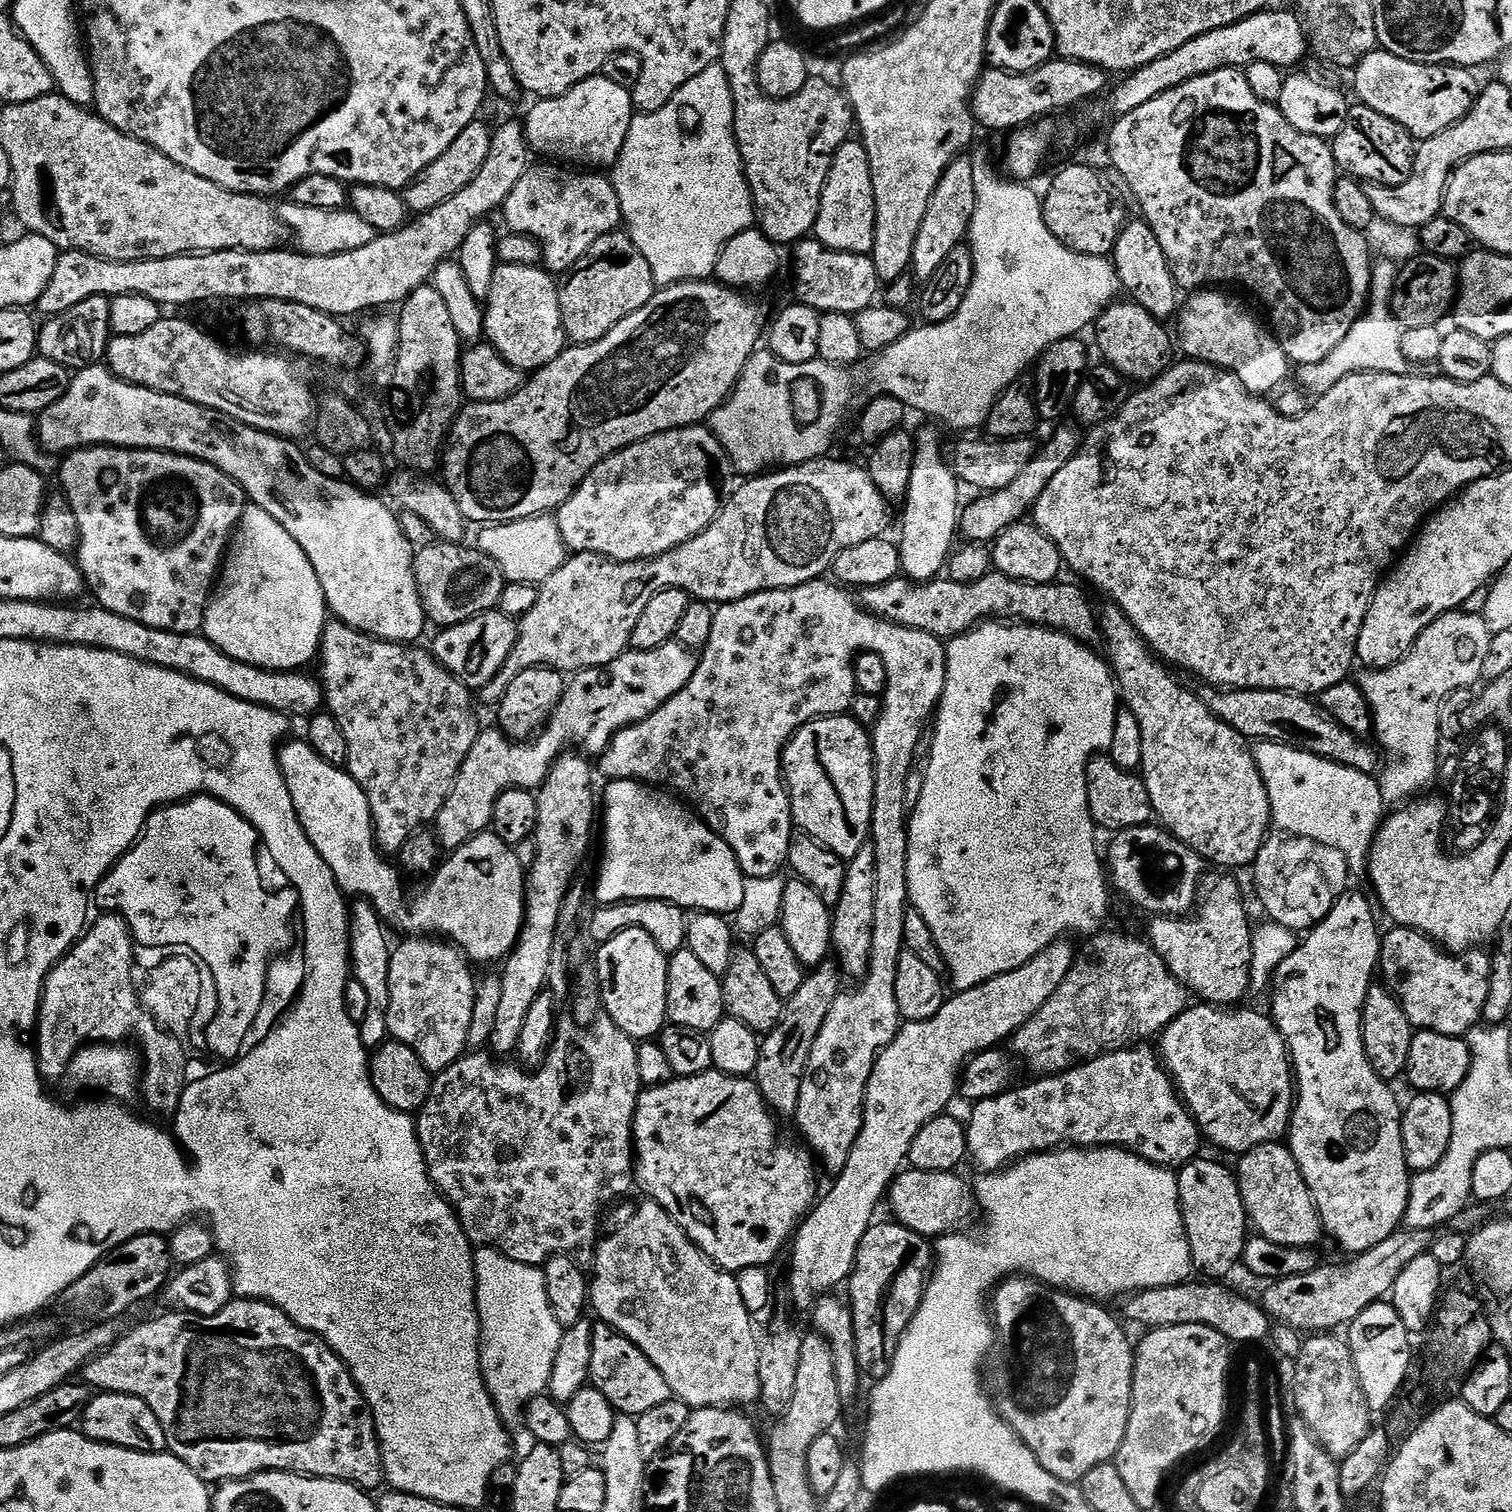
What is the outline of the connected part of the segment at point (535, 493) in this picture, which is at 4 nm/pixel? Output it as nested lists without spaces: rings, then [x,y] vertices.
[[[687,280],[681,284],[669,284],[661,287],[642,306],[642,310],[634,310],[606,338],[602,338],[593,344],[578,344],[565,347],[554,362],[550,362],[545,368],[531,373],[515,394],[505,400],[498,402],[486,402],[477,404],[468,402],[460,409],[460,415],[452,426],[451,433],[446,441],[446,447],[442,452],[442,472],[444,477],[442,483],[448,488],[458,502],[458,510],[462,510],[465,521],[476,523],[476,526],[487,526],[489,524],[513,524],[515,520],[529,520],[531,516],[543,516],[560,508],[574,494],[574,490],[584,479],[608,456],[621,452],[632,444],[642,442],[647,436],[653,436],[659,432],[668,432],[671,428],[687,428],[689,426],[700,426],[711,417],[717,408],[732,395],[736,383],[740,380],[742,370],[746,362],[757,351],[759,342],[762,340],[762,328],[760,332],[760,308],[752,300],[747,300],[743,291],[729,288],[727,284],[707,280]]]

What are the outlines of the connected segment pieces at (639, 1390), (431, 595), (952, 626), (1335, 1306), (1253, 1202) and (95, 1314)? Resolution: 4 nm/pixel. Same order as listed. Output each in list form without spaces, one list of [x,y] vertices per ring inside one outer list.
[[[603,1322],[597,1323],[592,1329],[588,1374],[591,1387],[600,1390],[615,1406],[617,1413],[626,1416],[641,1416],[646,1414],[646,1410],[654,1410],[654,1406],[662,1406],[662,1402],[673,1399],[666,1378],[662,1378],[654,1362],[650,1362],[650,1358],[646,1358],[646,1354],[642,1354],[634,1342]]]
[[[437,542],[419,549],[412,561],[416,593],[422,598],[425,617],[440,628],[466,622],[483,612],[493,611],[502,598],[504,572],[479,547],[467,548],[467,543]]]
[[[995,570],[986,578],[978,578],[978,582],[954,582],[947,578],[937,578],[927,582],[913,582],[907,578],[897,578],[890,582],[882,582],[882,586],[870,586],[859,589],[859,603],[868,612],[880,616],[892,624],[906,626],[914,630],[922,630],[926,634],[934,634],[942,641],[949,641],[963,632],[970,632],[981,622],[1023,622],[1041,628],[1051,628],[1053,632],[1064,632],[1081,642],[1095,641],[1098,636],[1098,612],[1088,601],[1083,587],[1075,588],[1072,584],[1031,584],[1025,580],[1012,580]]]
[[[1401,1226],[1394,1234],[1390,1234],[1390,1238],[1378,1242],[1378,1246],[1370,1246],[1370,1250],[1355,1253],[1349,1259],[1352,1260],[1349,1264],[1332,1264],[1329,1268],[1312,1266],[1306,1274],[1298,1274],[1285,1280],[1269,1283],[1265,1287],[1268,1289],[1264,1292],[1262,1307],[1275,1323],[1289,1324],[1301,1334],[1328,1334],[1333,1330],[1343,1329],[1352,1324],[1354,1318],[1358,1318],[1358,1314],[1366,1310],[1366,1306],[1381,1303],[1385,1298],[1391,1297],[1392,1287],[1398,1280],[1398,1274],[1402,1274],[1402,1270],[1406,1270],[1406,1266],[1410,1266],[1414,1258],[1425,1255],[1431,1249],[1433,1239],[1431,1231]]]
[[[1273,1142],[1271,1144],[1260,1144],[1254,1150],[1243,1153],[1239,1157],[1240,1168],[1235,1169],[1236,1181],[1240,1183],[1240,1193],[1242,1194],[1242,1202],[1246,1206],[1248,1211],[1248,1218],[1251,1224],[1251,1227],[1255,1229],[1257,1233],[1261,1236],[1265,1236],[1270,1242],[1278,1242],[1278,1246],[1290,1246],[1291,1248],[1302,1248],[1305,1250],[1311,1249],[1311,1244],[1316,1244],[1322,1237],[1322,1225],[1320,1222],[1320,1212],[1316,1208],[1316,1199],[1310,1194],[1310,1190],[1306,1186],[1306,1182],[1302,1178],[1302,1170],[1298,1170],[1298,1162],[1294,1158],[1294,1154],[1286,1147],[1283,1143]]]
[[[161,1233],[138,1234],[134,1238],[122,1242],[114,1250],[110,1250],[90,1271],[82,1274],[82,1278],[78,1278],[78,1282],[71,1284],[60,1295],[58,1301],[59,1311],[67,1314],[70,1318],[74,1318],[76,1315],[80,1320],[88,1320],[89,1325],[117,1321],[120,1318],[118,1316],[130,1311],[135,1304],[150,1299],[152,1294],[156,1293],[157,1295],[163,1289],[171,1273],[170,1266],[172,1267],[172,1259],[169,1254],[167,1239]]]

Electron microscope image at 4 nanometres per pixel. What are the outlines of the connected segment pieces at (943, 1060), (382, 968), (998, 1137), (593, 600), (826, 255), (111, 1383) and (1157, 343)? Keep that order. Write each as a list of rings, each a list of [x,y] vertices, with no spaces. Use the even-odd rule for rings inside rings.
[[[1068,938],[1058,939],[1043,948],[1037,956],[1030,958],[1030,962],[1006,974],[998,974],[977,988],[949,995],[934,1018],[905,1023],[896,1033],[894,1042],[890,1042],[887,1050],[880,1053],[880,1059],[876,1061],[870,1082],[866,1086],[864,1121],[854,1142],[854,1150],[850,1150],[850,1158],[839,1176],[831,1181],[832,1189],[825,1196],[823,1193],[812,1211],[800,1221],[790,1244],[792,1269],[788,1272],[788,1288],[798,1307],[811,1309],[819,1296],[831,1293],[839,1284],[841,1287],[852,1275],[858,1246],[877,1219],[876,1207],[879,1206],[880,1199],[885,1199],[892,1181],[900,1175],[902,1165],[908,1158],[910,1142],[914,1142],[914,1134],[918,1134],[926,1122],[941,1115],[952,1099],[957,1099],[961,1072],[971,1057],[1003,1045],[1031,1016],[1038,1014],[1042,1006],[1046,1006],[1050,994],[1054,994],[1054,990],[1062,986],[1066,974],[1070,974],[1070,966],[1074,966],[1077,955],[1077,945],[1072,945]]]
[[[357,899],[348,913],[348,947],[350,949],[350,976],[366,990],[366,1014],[360,1021],[360,1037],[365,1048],[376,1050],[389,1039],[388,998],[390,996],[390,961],[388,936],[384,933],[385,921],[381,920],[374,906],[367,900]]]
[[[1133,1046],[1123,1048],[1117,1052],[1105,1052],[1095,1056],[1093,1060],[1085,1060],[1083,1064],[1078,1064],[1067,1072],[1057,1072],[1055,1076],[1045,1076],[1031,1081],[1033,1084],[1024,1084],[1021,1088],[1013,1087],[1001,1093],[1000,1096],[988,1097],[985,1100],[975,1101],[972,1117],[967,1117],[966,1127],[968,1129],[968,1156],[981,1169],[981,1173],[999,1172],[1002,1168],[1007,1168],[1009,1164],[1037,1152],[1050,1152],[1059,1150],[1065,1146],[1079,1146],[1081,1148],[1095,1148],[1097,1146],[1107,1146],[1110,1148],[1127,1148],[1129,1152],[1134,1152],[1151,1164],[1161,1166],[1183,1166],[1190,1161],[1197,1159],[1196,1152],[1202,1145],[1200,1127],[1196,1125],[1196,1120],[1192,1113],[1184,1107],[1184,1101],[1180,1098],[1180,1093],[1176,1091],[1176,1085],[1172,1082],[1172,1077],[1162,1067],[1162,1061],[1155,1051],[1152,1052],[1148,1046]]]
[[[828,459],[807,460],[804,464],[784,466],[772,470],[776,472],[745,479],[748,481],[725,499],[720,513],[710,526],[706,526],[706,530],[702,530],[702,534],[661,556],[616,562],[589,552],[569,555],[564,564],[539,585],[534,606],[519,617],[514,650],[510,650],[502,670],[498,670],[498,674],[482,689],[485,702],[489,706],[499,704],[502,694],[506,694],[506,686],[510,686],[522,670],[543,666],[555,672],[575,674],[588,668],[604,668],[614,662],[614,658],[629,651],[634,626],[638,626],[642,610],[646,610],[650,598],[662,590],[681,588],[693,601],[704,601],[711,606],[729,604],[750,594],[809,584],[831,569],[834,558],[838,558],[842,550],[861,542],[881,539],[888,528],[889,497],[874,486],[867,467],[860,465],[859,468],[844,460]]]
[[[805,238],[795,245],[792,272],[796,275],[795,299],[818,313],[841,312],[855,317],[857,312],[877,303],[882,281],[871,255],[859,256],[828,249],[815,238]]]
[[[236,1298],[213,1316],[195,1316],[189,1312],[175,1310],[165,1313],[165,1316],[156,1316],[153,1320],[130,1329],[129,1332],[127,1329],[107,1352],[100,1353],[89,1364],[84,1365],[82,1380],[92,1390],[121,1392],[134,1398],[142,1398],[142,1402],[146,1402],[146,1406],[154,1410],[154,1418],[162,1422],[162,1430],[168,1443],[167,1451],[186,1462],[186,1466],[190,1466],[190,1470],[194,1470],[194,1474],[198,1474],[201,1480],[209,1485],[219,1486],[229,1480],[241,1480],[259,1472],[297,1472],[299,1476],[341,1480],[365,1490],[373,1490],[372,1488],[378,1487],[380,1483],[385,1483],[384,1460],[380,1457],[380,1439],[376,1433],[372,1411],[369,1410],[360,1387],[354,1382],[340,1355],[323,1338],[298,1326],[281,1308],[267,1304],[265,1300]]]
[[[1113,302],[1096,317],[1094,321],[1094,329],[1096,328],[1096,344],[1100,347],[1100,352],[1104,355],[1103,363],[1107,367],[1118,370],[1120,376],[1126,377],[1129,382],[1147,382],[1161,376],[1167,368],[1173,363],[1172,348],[1174,352],[1174,340],[1168,337],[1168,332],[1161,321],[1156,320],[1146,310],[1142,310],[1142,306],[1131,302]]]

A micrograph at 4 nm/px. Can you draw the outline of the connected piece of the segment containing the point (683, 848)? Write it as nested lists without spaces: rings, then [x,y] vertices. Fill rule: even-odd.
[[[613,780],[607,787],[602,828],[616,828],[616,860],[632,860],[632,892],[648,892],[648,900],[668,900],[685,910],[721,914],[738,911],[742,906],[745,874],[738,866],[734,850],[730,850],[726,841],[695,811],[689,810],[667,791],[657,790],[639,780]]]

